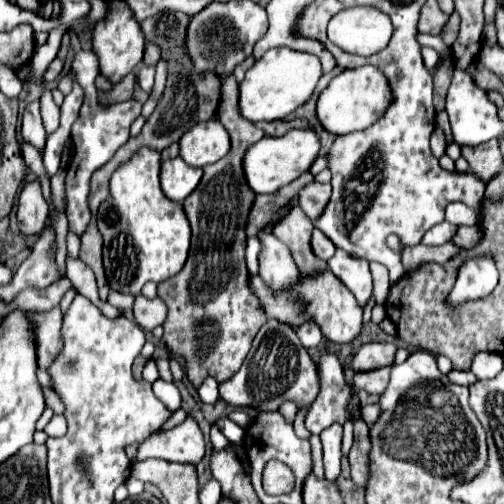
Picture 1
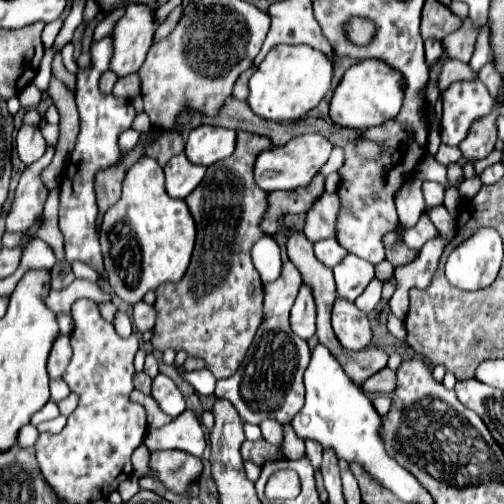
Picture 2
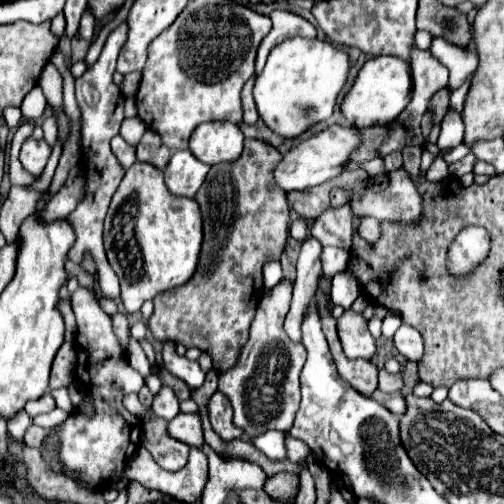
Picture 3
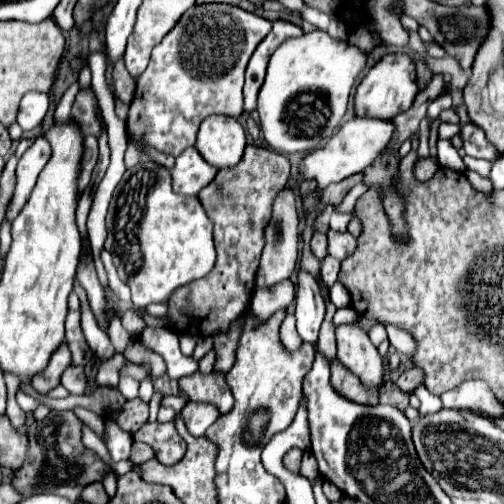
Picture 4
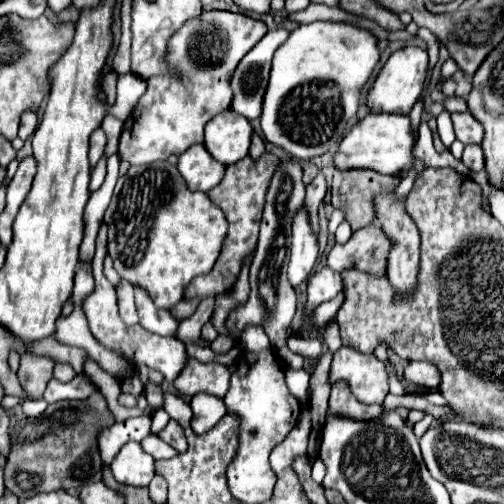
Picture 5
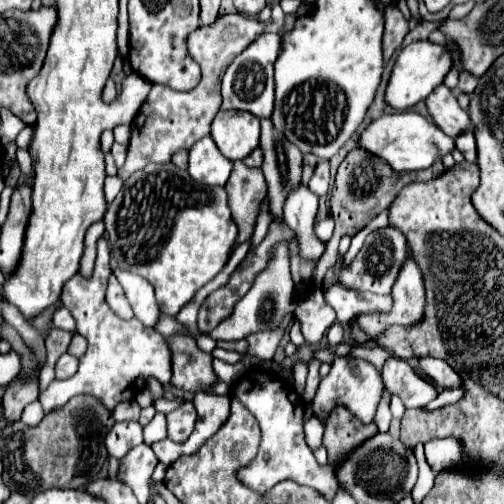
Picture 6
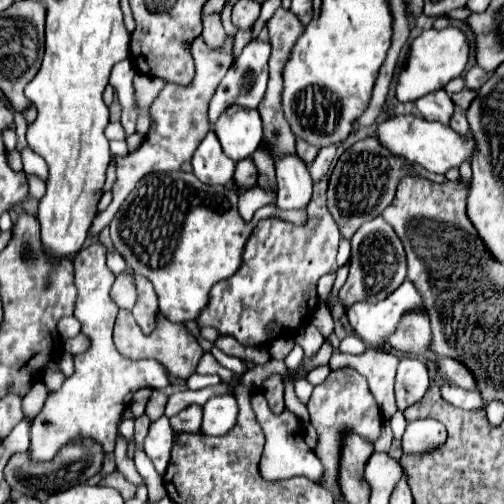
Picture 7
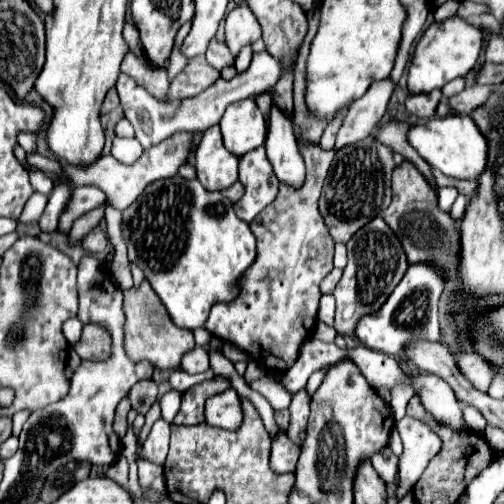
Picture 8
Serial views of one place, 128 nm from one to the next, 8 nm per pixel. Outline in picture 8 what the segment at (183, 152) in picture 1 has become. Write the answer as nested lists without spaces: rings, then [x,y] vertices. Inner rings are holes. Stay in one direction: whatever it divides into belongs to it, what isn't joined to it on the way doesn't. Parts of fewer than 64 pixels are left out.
[[[242,100],[230,104],[220,120],[224,146],[236,158],[264,144],[266,124],[254,100]]]

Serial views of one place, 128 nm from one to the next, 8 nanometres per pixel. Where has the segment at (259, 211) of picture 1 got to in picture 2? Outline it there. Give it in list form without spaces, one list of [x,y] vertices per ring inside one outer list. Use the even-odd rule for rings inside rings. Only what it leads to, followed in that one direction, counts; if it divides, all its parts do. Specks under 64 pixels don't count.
[[[319,173],[304,188],[268,194],[268,210],[262,220],[262,232],[272,236],[276,232],[278,220],[282,216],[306,212],[308,206],[313,204],[324,192],[324,183],[325,177]]]

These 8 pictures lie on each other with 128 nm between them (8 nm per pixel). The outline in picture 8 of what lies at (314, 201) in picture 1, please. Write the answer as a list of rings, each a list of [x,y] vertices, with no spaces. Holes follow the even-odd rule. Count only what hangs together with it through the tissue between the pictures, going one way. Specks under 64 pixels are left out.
[[[380,216],[370,220],[364,228],[360,228],[348,240],[346,246],[348,246],[348,266],[344,268],[342,280],[334,290],[334,296],[336,296],[334,328],[338,334],[346,336],[348,332],[350,336],[354,336],[354,328],[360,316],[376,312],[384,304],[384,300],[388,300],[388,296],[392,294],[392,288],[396,288],[396,284],[400,282],[400,276],[404,276],[408,262],[406,262],[406,254],[402,250],[400,240]]]

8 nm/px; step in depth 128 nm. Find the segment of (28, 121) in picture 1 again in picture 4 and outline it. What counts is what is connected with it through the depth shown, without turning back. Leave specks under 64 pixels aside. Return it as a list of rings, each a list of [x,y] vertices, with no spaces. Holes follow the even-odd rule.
[[[44,136],[36,138],[36,142],[22,154],[22,158],[18,162],[18,170],[16,170],[16,176],[18,176],[16,190],[10,200],[8,212],[6,212],[8,220],[14,220],[14,216],[20,212],[20,208],[24,208],[24,204],[38,180],[38,174],[42,172],[44,164],[50,160],[50,154],[52,154],[52,150],[50,150],[48,140],[44,140]]]

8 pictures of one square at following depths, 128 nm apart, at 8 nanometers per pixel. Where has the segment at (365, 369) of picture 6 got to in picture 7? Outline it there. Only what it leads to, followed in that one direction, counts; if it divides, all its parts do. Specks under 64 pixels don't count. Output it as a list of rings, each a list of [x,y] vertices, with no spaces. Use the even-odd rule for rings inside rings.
[[[352,368],[332,370],[322,384],[314,386],[314,392],[312,392],[306,408],[310,412],[312,426],[318,430],[316,456],[322,460],[322,464],[326,468],[324,480],[320,484],[336,496],[336,494],[340,494],[340,490],[338,490],[338,460],[340,460],[342,436],[344,436],[344,432],[356,432],[374,442],[380,436],[380,426],[382,426],[380,408],[368,388],[366,378]]]

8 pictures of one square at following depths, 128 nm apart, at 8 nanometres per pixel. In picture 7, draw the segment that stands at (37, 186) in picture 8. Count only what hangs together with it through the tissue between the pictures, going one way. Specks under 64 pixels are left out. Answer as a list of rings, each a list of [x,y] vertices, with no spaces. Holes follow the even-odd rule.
[[[28,146],[22,148],[20,154],[22,154],[22,162],[24,162],[24,172],[28,172],[28,174],[36,174],[36,176],[40,176],[42,180],[46,180],[46,176],[48,176],[48,168],[46,168],[44,160],[42,160],[36,152],[32,152]]]

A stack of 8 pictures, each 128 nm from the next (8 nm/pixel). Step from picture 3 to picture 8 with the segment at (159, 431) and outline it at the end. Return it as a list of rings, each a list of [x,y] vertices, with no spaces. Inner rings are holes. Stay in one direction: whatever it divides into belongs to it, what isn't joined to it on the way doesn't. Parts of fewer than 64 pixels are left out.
[[[214,378],[210,382],[198,384],[192,390],[188,390],[182,398],[182,408],[174,418],[174,424],[184,424],[184,426],[192,426],[192,424],[202,424],[204,422],[204,402],[214,396],[224,392],[226,388],[230,388],[230,382],[224,378]]]

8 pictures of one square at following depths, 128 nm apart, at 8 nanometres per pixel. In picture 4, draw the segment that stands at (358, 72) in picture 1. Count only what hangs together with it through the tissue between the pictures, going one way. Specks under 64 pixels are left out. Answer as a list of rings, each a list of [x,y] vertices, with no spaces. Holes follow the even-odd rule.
[[[396,52],[396,54],[386,54],[382,60],[378,60],[370,72],[362,78],[362,82],[356,88],[354,96],[354,112],[360,118],[380,118],[380,120],[390,120],[396,114],[408,110],[416,98],[418,92],[418,76],[414,62],[410,56]]]

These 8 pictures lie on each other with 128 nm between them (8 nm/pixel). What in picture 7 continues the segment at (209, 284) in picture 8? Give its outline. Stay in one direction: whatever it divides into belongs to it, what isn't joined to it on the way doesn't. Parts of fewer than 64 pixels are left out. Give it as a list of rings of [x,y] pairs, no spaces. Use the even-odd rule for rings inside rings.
[[[182,170],[150,172],[150,176],[144,176],[144,180],[136,184],[136,188],[128,194],[128,200],[124,200],[124,204],[116,212],[114,220],[110,222],[110,236],[114,248],[126,260],[126,264],[136,274],[142,274],[152,282],[160,300],[162,316],[170,322],[184,324],[198,318],[202,308],[208,304],[208,292],[216,282],[236,274],[242,262],[242,250],[246,246],[248,234],[260,219],[268,217],[277,217],[296,226],[306,222],[305,210],[281,210],[275,204],[258,209],[253,219],[245,222],[238,214],[238,194],[228,186],[202,184],[194,174],[186,174]]]

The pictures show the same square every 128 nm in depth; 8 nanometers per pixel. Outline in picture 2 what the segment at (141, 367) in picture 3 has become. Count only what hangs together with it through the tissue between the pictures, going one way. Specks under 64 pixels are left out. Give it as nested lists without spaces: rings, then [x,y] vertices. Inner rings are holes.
[[[116,310],[112,324],[114,324],[114,328],[116,328],[116,332],[118,332],[120,336],[130,336],[130,334],[132,334],[132,322],[130,322],[130,318],[128,318],[126,312]]]

